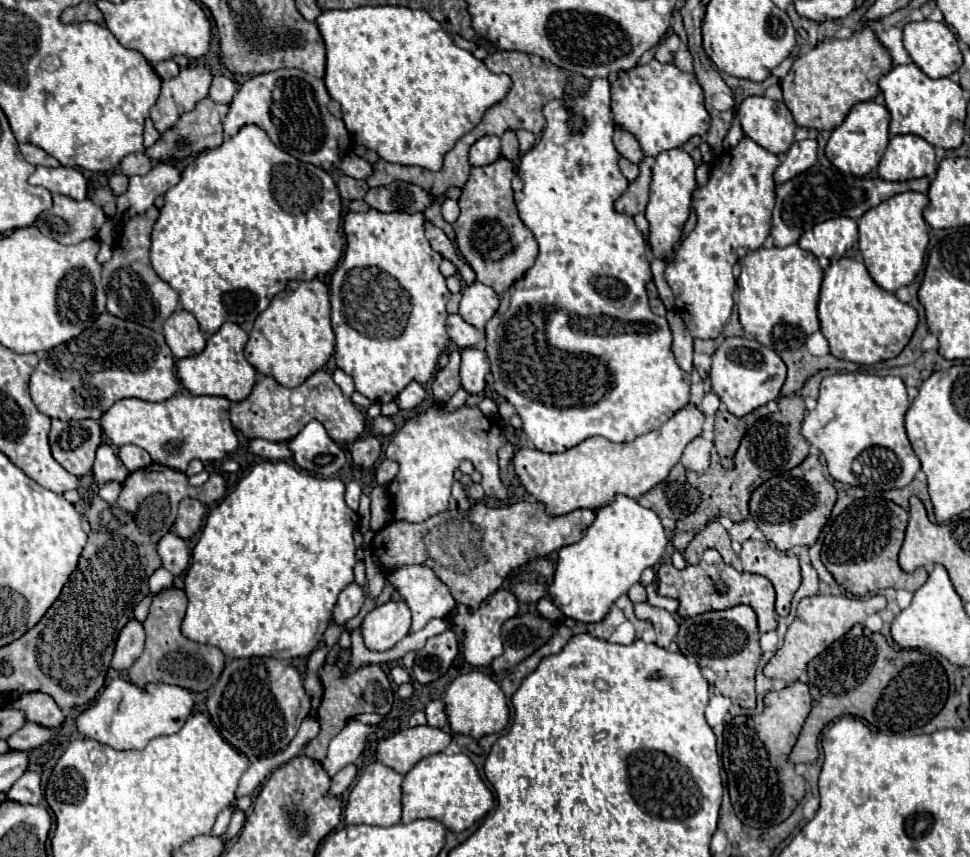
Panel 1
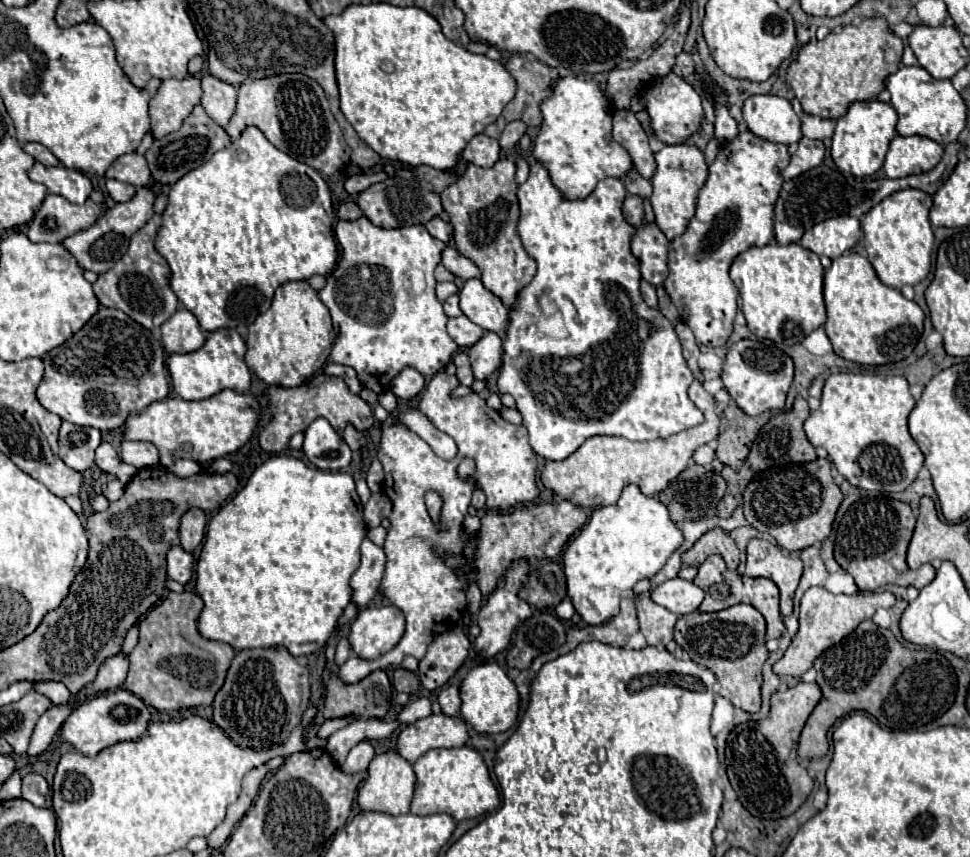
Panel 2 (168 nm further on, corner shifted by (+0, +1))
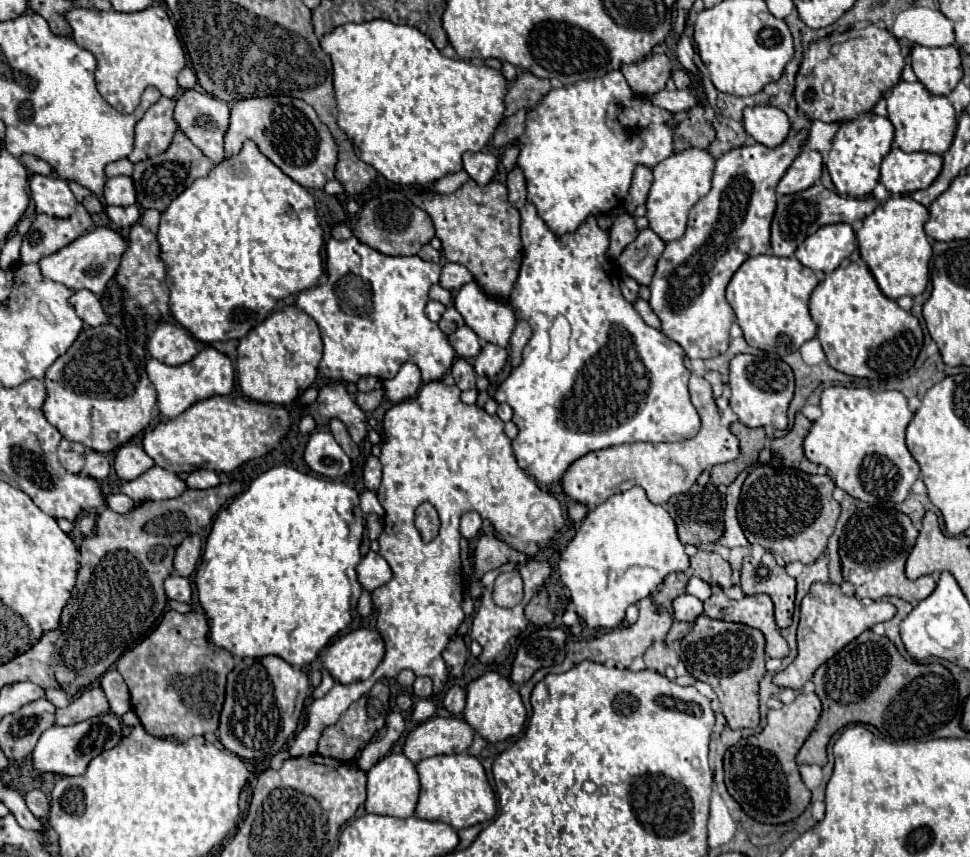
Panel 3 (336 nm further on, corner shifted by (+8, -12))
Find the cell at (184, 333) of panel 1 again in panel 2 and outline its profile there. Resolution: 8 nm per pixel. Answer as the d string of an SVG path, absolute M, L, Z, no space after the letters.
M181 307L161 325L161 341L167 353L191 353L205 343L205 333L195 315Z

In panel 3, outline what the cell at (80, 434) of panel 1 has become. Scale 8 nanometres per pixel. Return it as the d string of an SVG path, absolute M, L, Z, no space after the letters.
M61 440L59 444L59 464L71 472L71 474L81 474L83 466L85 466L85 446L83 444L75 444L69 440Z

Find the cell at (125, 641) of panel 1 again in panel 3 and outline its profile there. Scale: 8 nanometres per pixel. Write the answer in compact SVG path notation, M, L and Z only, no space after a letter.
M91 686L79 698L75 698L67 708L61 708L55 712L55 724L69 726L69 724L77 724L81 720L105 714L105 712L109 712L109 702L105 698L103 688Z

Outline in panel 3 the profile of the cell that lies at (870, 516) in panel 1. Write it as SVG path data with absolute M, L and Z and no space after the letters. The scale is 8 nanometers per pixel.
M865 508L849 518L845 530L839 538L839 558L843 580L855 586L857 598L879 600L883 596L899 596L911 604L927 598L935 590L935 580L931 576L921 576L909 580L905 576L905 560L917 540L917 530L909 516L895 508Z

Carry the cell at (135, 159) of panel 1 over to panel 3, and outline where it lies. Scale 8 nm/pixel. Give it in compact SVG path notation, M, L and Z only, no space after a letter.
M129 176L109 178L105 184L105 202L117 206L135 204L135 186Z

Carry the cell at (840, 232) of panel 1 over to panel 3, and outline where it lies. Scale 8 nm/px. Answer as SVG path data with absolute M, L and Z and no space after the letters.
M829 224L811 234L795 258L813 272L833 272L855 250L855 232L849 224Z

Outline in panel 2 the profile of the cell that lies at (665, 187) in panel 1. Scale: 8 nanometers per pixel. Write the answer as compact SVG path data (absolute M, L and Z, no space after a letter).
M685 143L665 145L661 151L655 153L655 159L657 159L657 171L651 179L653 183L651 205L655 211L655 223L671 241L687 229L691 217L695 215L697 193L707 179L707 161L705 161L705 153L699 147L685 145Z

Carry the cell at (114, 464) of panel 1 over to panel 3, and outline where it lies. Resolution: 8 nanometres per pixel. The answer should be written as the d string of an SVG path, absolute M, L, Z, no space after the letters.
M89 452L89 454L85 456L85 468L83 468L83 472L85 472L87 476L95 478L95 480L107 478L109 468L111 468L111 466L109 466L109 462L107 462L107 458L105 458L103 454L99 454L99 452Z

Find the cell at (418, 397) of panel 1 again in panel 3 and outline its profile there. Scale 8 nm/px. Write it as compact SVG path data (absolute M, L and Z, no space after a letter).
M403 364L395 378L383 382L385 400L389 402L403 402L407 398L413 398L419 388L421 388L421 372L415 364Z

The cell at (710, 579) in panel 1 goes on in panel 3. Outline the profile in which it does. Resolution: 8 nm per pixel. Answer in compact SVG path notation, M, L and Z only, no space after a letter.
M711 584L711 596L705 600L705 616L727 622L741 622L761 630L767 640L765 654L771 658L783 658L789 650L785 638L779 634L779 628L775 624L773 602L767 594L733 600L723 592L721 586Z

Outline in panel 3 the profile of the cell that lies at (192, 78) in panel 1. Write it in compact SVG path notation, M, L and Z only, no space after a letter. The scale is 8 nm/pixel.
M159 98L157 104L153 104L145 116L135 126L135 148L129 154L129 160L141 162L149 156L157 156L169 148L175 132L179 130L175 118L173 118L175 100L173 98Z

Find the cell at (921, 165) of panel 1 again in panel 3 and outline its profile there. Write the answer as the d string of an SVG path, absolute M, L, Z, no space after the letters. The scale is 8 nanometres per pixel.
M893 148L881 162L879 182L891 194L907 194L913 190L927 188L941 172L941 156L923 152L903 152Z

